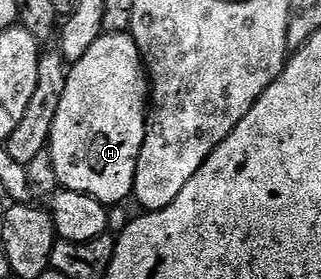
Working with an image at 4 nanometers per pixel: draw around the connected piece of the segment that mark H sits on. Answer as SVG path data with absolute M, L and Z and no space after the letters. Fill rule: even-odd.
M103 33L100 40L96 40L96 44L92 44L92 48L88 48L88 52L84 52L84 56L79 62L73 63L69 67L66 75L66 87L64 88L64 96L60 99L60 108L56 111L56 124L52 124L52 136L50 137L50 145L48 147L52 158L52 164L55 165L56 176L58 177L59 187L63 190L75 190L81 194L92 196L103 204L122 204L125 198L129 199L134 193L134 181L136 180L136 164L140 156L140 148L144 144L144 136L146 135L146 120L148 117L148 75L146 67L142 61L142 54L138 50L138 46L134 43L129 33L124 34L108 34Z

